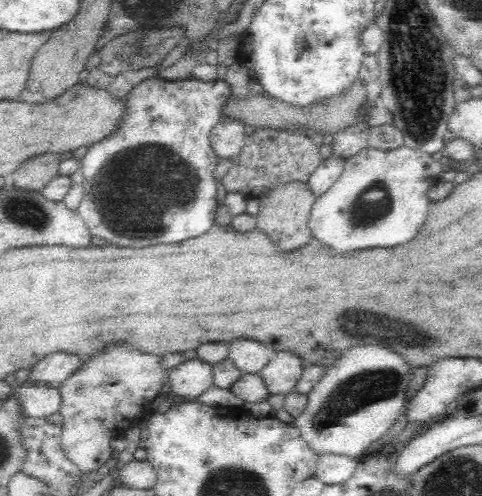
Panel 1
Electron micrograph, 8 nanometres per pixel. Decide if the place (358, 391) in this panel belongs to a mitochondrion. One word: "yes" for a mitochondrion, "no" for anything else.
yes

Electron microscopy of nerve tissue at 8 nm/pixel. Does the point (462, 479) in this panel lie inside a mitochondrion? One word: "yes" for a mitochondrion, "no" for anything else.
yes

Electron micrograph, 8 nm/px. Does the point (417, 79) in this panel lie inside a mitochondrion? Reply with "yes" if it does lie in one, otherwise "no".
yes

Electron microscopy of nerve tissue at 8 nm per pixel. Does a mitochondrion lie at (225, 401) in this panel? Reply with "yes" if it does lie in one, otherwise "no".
no

